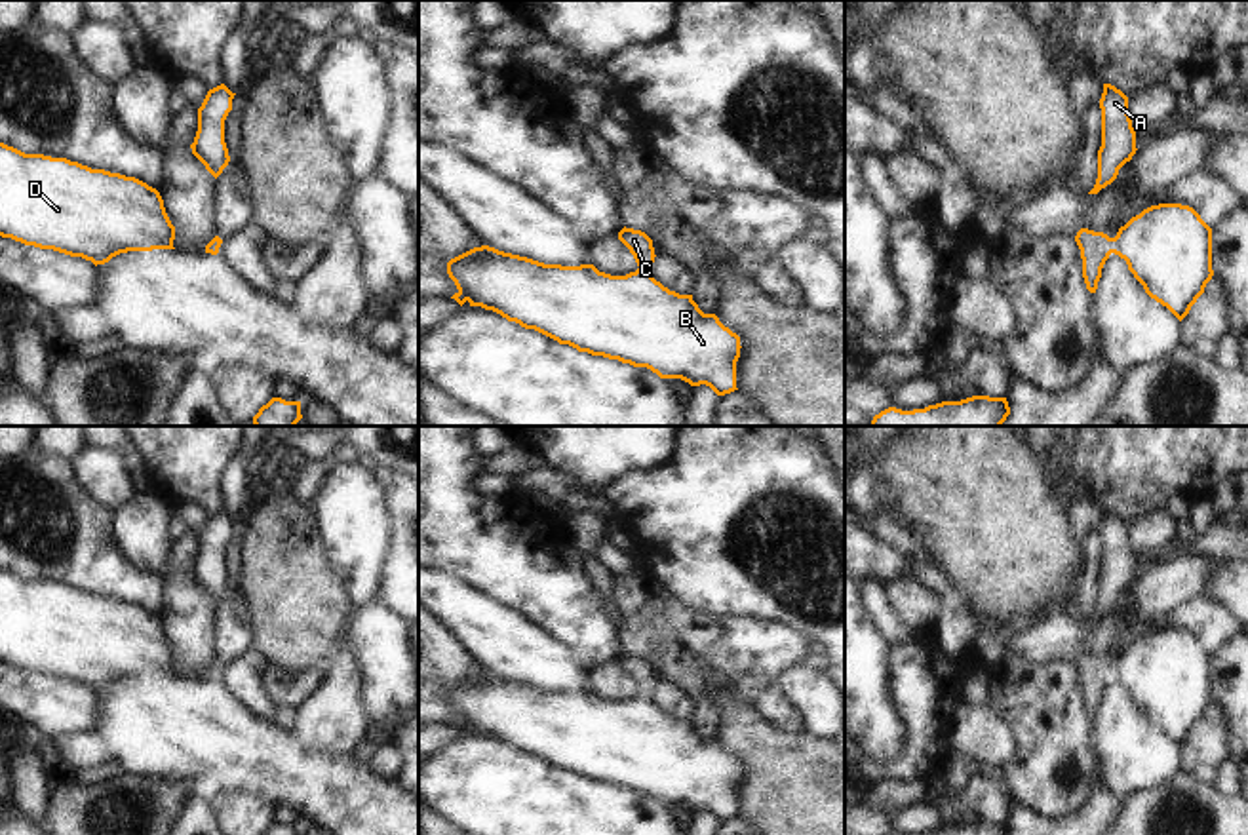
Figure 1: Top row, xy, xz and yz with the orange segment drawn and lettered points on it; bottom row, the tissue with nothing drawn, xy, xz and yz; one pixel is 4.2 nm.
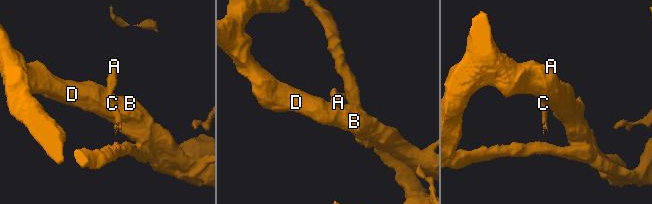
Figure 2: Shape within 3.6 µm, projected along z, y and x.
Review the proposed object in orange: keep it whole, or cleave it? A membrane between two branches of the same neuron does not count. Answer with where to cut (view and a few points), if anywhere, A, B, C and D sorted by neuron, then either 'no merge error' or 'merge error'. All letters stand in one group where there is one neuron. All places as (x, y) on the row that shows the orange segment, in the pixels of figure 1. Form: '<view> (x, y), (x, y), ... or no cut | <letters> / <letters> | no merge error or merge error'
yz (1111, 238), (1113, 252) | A C / B D | merge error

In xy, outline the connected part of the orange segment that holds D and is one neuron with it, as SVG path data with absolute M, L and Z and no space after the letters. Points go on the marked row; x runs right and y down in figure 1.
M0 143L0 236L82 257L95 266L127 251L175 249L160 192L146 183L67 158L25 154Z

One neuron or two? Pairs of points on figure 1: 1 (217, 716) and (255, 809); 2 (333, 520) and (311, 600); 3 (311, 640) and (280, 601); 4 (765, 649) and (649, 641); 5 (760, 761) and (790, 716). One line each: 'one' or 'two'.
1: two
2: two
3: one
4: one
5: two

